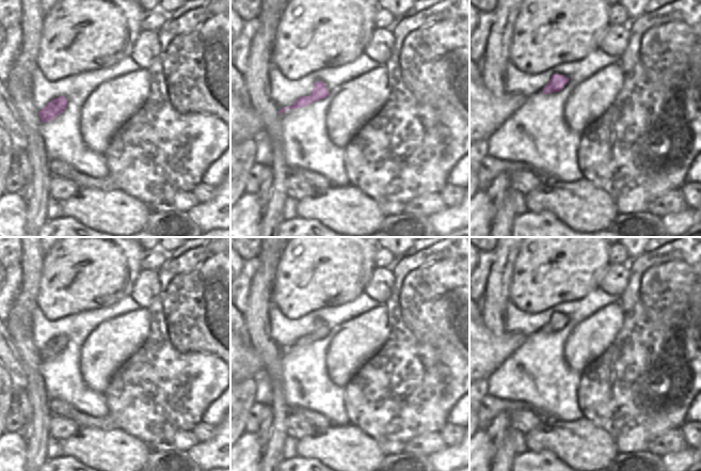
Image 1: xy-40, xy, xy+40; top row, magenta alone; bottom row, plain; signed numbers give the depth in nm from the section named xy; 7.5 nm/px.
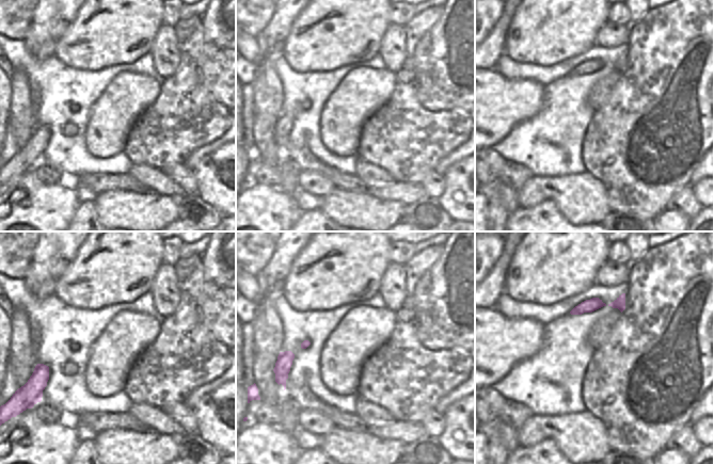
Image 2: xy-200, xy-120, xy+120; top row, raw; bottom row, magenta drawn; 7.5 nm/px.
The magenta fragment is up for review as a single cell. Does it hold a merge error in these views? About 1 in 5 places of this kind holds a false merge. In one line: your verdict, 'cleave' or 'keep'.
keep

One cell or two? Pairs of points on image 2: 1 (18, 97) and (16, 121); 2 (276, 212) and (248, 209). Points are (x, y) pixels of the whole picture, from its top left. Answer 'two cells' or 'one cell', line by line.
1: one cell
2: one cell

